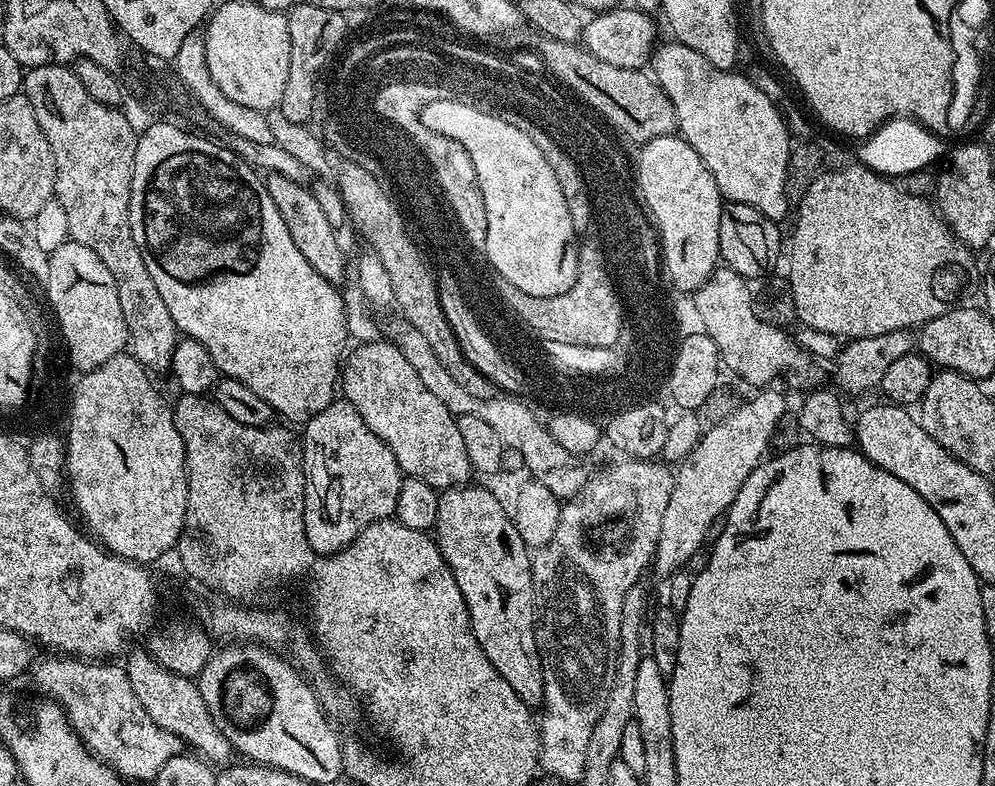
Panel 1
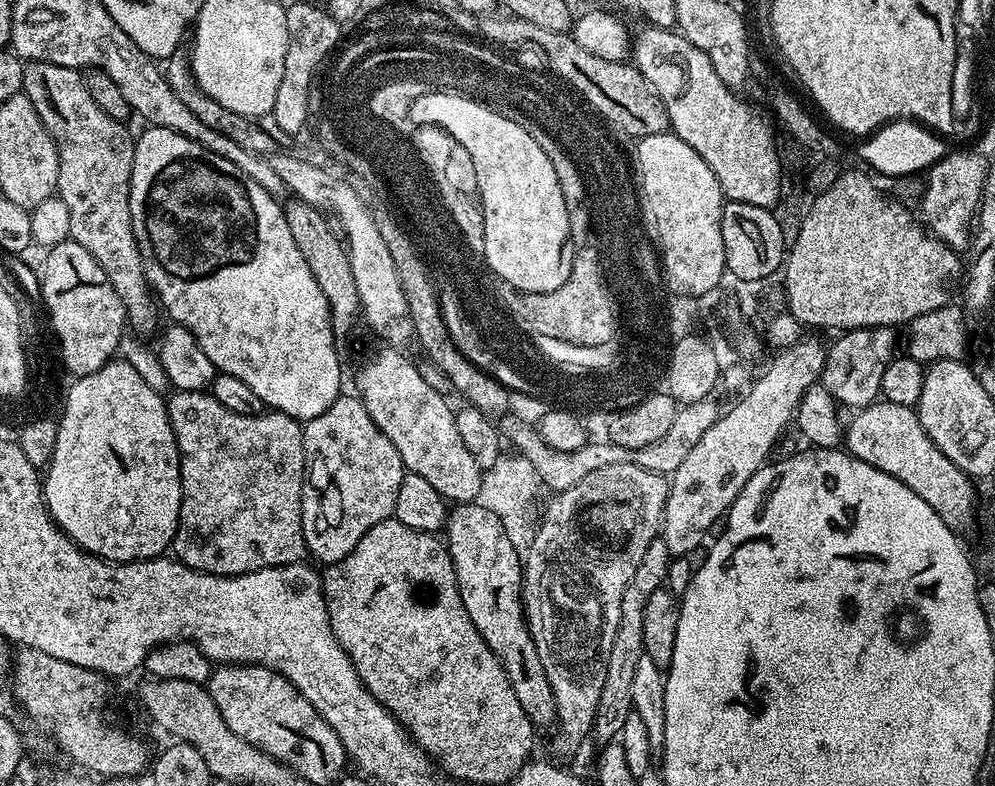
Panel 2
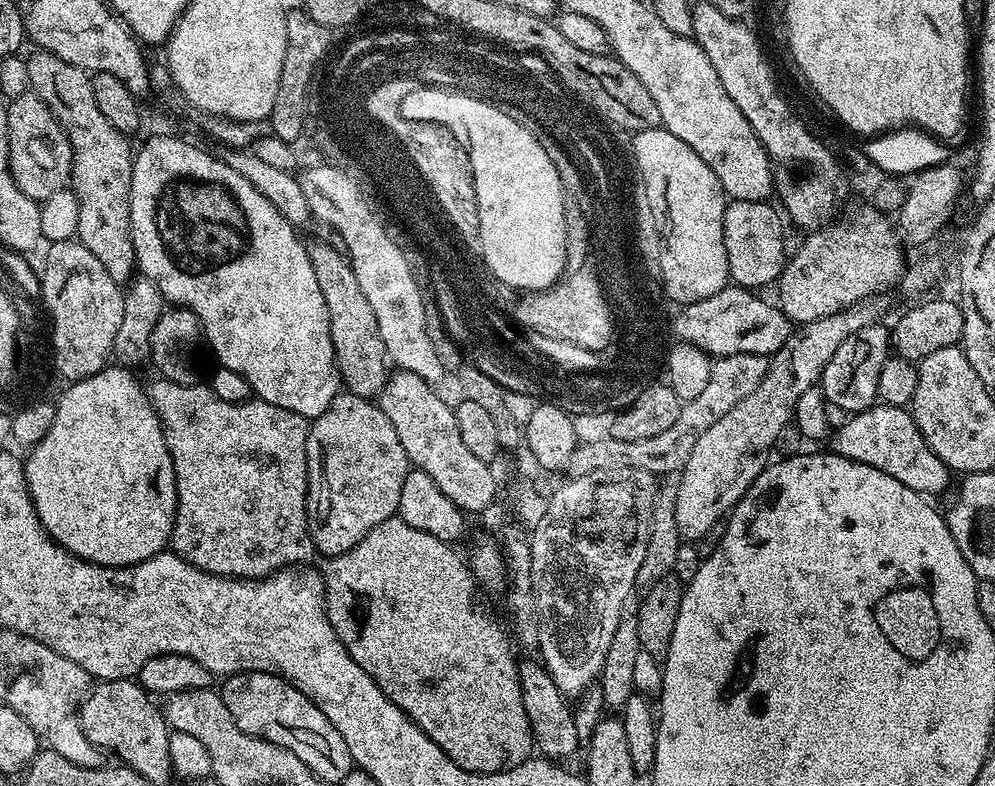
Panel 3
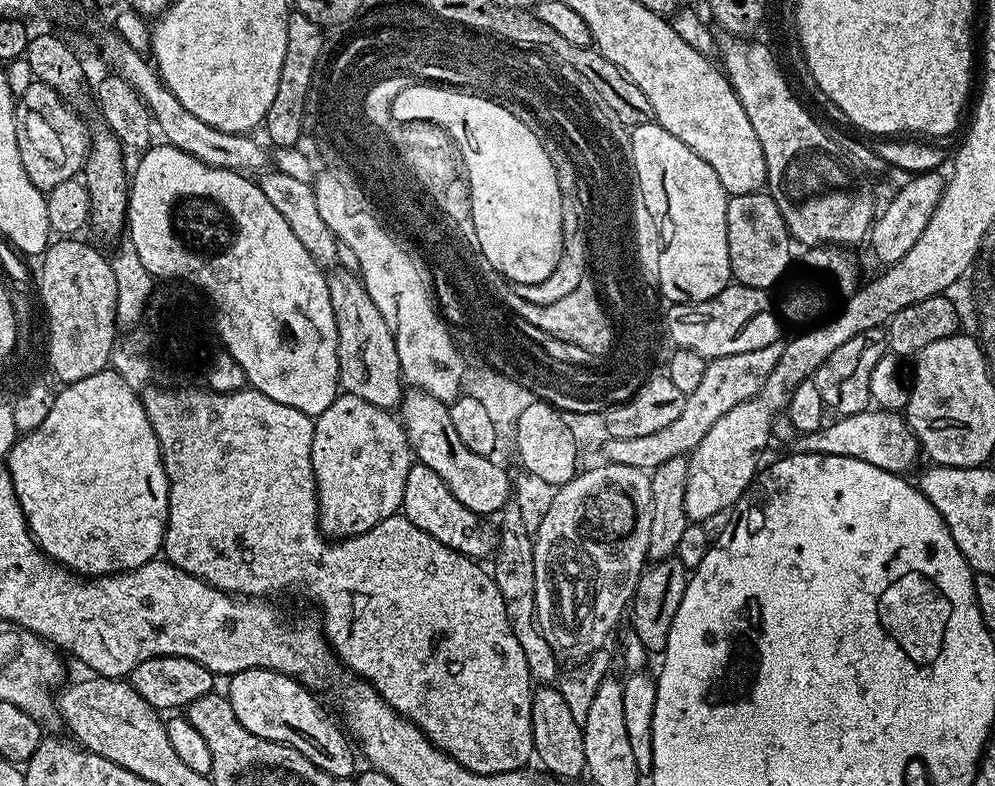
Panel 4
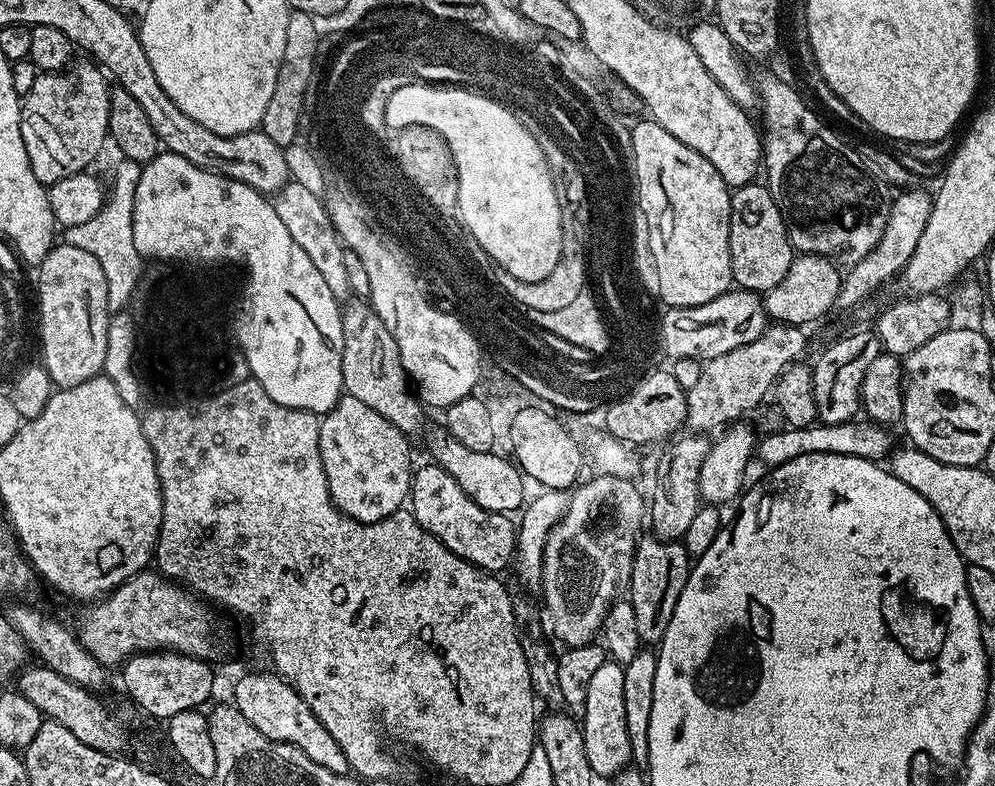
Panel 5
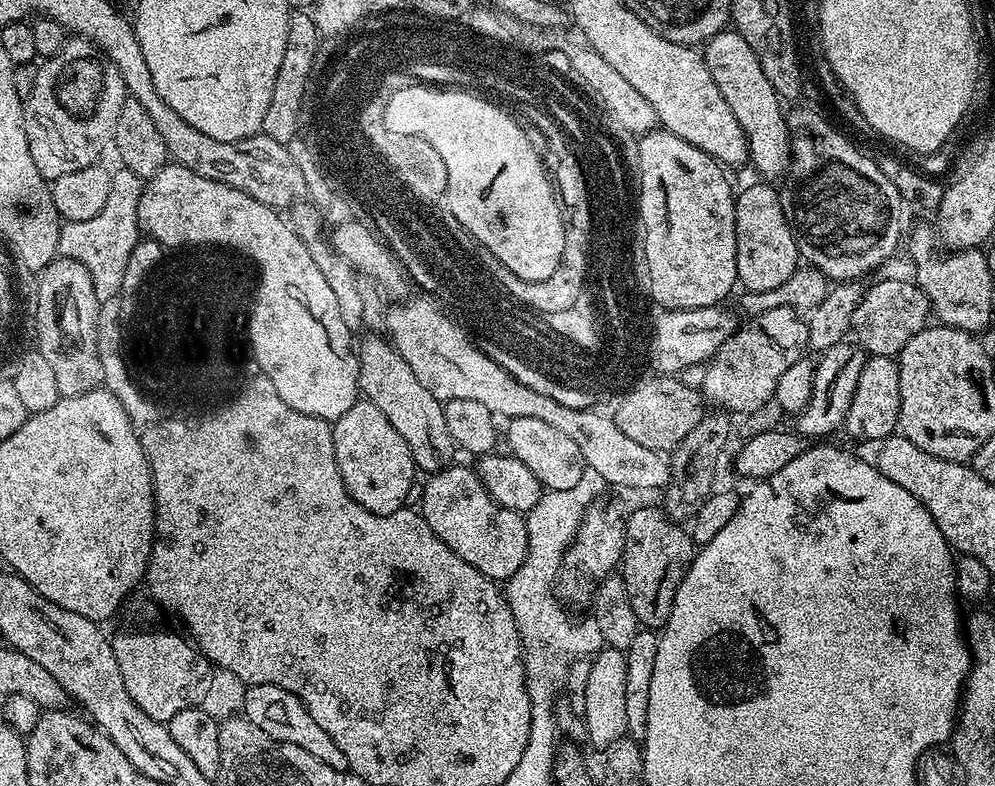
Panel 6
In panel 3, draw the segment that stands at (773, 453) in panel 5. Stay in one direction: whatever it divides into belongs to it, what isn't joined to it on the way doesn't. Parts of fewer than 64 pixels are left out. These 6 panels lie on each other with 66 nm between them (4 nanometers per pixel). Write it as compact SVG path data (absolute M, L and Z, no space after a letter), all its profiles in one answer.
M877 402L864 412L849 415L845 420L848 421L837 432L835 429L830 440L831 451L836 455L874 466L882 470L882 474L898 478L898 482L921 494L940 492L947 486L950 470L942 458L930 450L907 407L896 408L892 404Z

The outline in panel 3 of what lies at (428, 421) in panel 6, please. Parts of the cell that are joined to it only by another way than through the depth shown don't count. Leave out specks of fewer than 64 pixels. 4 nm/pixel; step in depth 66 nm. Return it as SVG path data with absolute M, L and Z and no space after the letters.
M320 240L307 245L310 266L314 266L314 278L322 290L322 298L326 298L340 383L354 394L376 398L388 381L390 361L384 350L382 334L378 334L378 318L374 318L374 309L366 299L358 277L354 275L352 262L339 247L336 248L331 248Z

